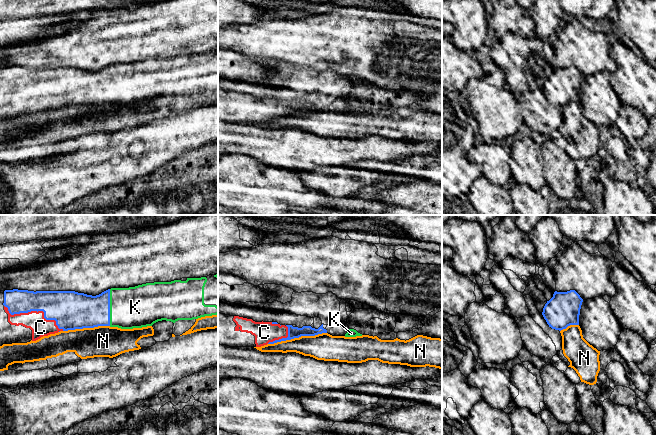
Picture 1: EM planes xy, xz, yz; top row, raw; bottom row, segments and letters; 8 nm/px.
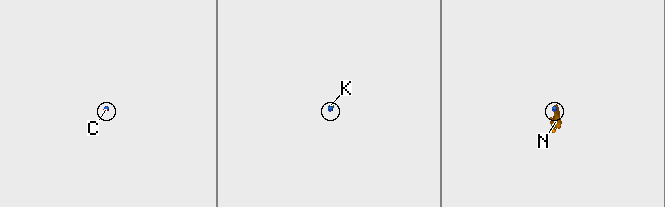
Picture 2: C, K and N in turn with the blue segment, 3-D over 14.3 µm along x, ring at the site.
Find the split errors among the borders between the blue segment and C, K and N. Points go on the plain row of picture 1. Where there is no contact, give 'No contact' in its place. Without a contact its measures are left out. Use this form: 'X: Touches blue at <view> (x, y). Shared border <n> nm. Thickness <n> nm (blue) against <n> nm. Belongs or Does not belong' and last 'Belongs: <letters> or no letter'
C: Touches blue at xy (36, 86). Shared border 500 nm. Thickness 280 nm (blue) against 150 nm. Belongs
K: Touches blue at xy (109, 83). Shared border 300 nm. Thickness 280 nm (blue) against 340 nm. Belongs
N: Touches blue at xz (297, 113). Shared border 480 nm. Thickness 100 nm (blue) against 220 nm. Does not belong
Belongs: C, K

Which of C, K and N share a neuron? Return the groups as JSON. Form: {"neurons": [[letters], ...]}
{"neurons": [["C", "K"], ["N"]]}

